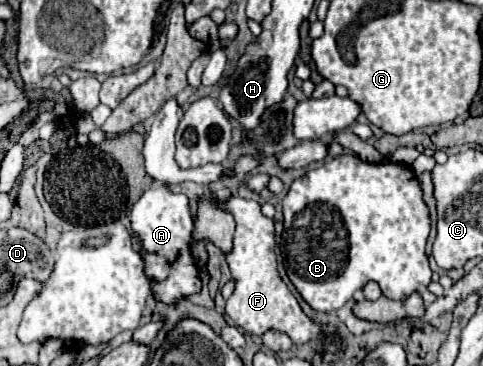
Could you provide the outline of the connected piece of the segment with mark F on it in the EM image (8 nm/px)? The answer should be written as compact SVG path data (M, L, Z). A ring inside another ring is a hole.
M239 195L229 197L227 201L215 201L225 211L229 211L237 223L233 249L225 255L227 265L231 269L231 277L235 279L235 291L225 303L225 313L239 325L247 335L261 337L265 331L275 329L291 337L295 345L303 345L317 337L317 323L313 323L299 307L297 299L289 293L287 285L281 281L277 273L275 261L275 228L274 220L261 213L261 205L257 201L241 199Z

